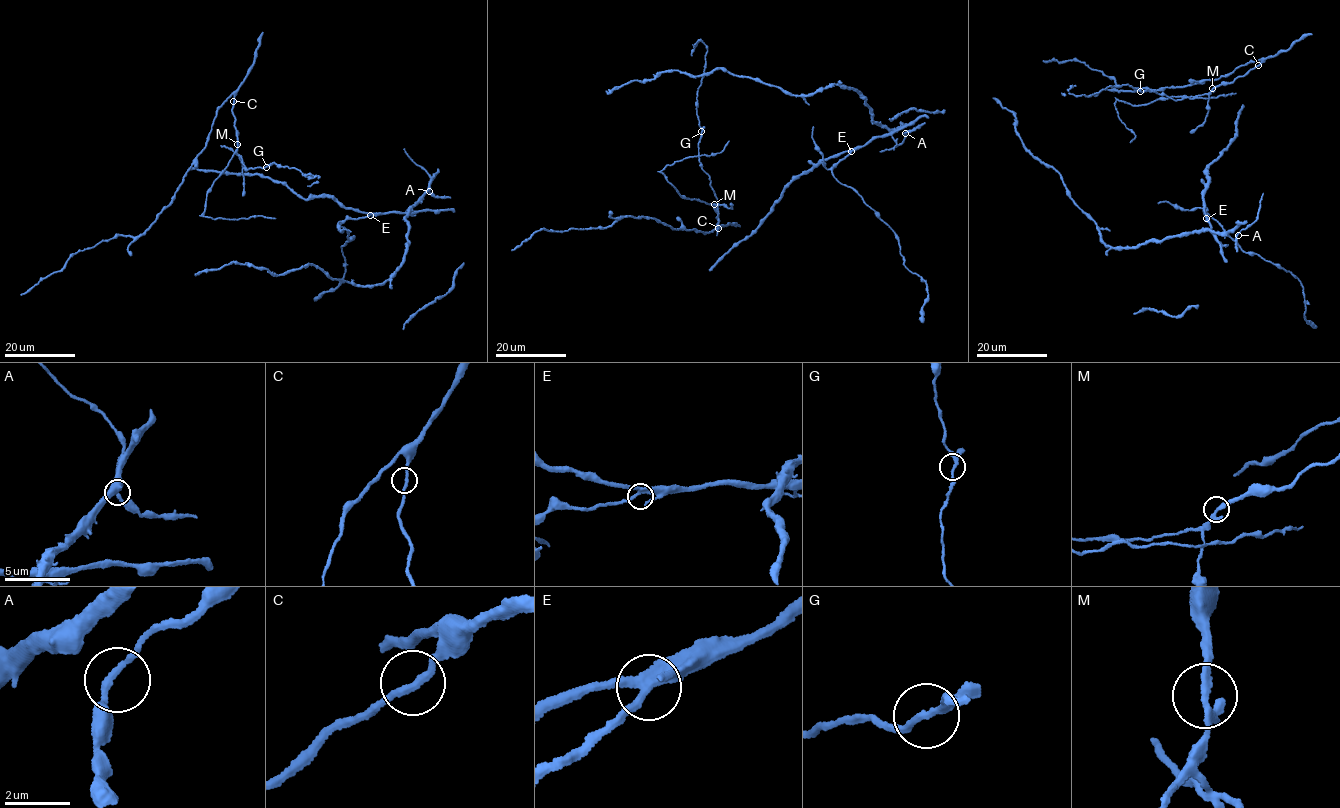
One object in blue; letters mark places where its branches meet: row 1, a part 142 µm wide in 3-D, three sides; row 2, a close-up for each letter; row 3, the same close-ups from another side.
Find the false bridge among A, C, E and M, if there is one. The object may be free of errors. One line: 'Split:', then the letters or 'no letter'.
Split: M

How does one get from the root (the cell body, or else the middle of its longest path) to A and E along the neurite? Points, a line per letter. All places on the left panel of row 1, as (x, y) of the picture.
A: (278, 182), (305, 198), (333, 197), (346, 207), (365, 213), (416, 211), (416, 205), (429, 191)
E: (278, 182), (305, 198), (333, 197), (346, 207), (370, 215)

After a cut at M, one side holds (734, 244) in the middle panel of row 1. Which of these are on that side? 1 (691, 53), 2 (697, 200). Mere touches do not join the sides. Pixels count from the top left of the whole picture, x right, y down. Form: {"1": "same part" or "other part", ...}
{"1": "other part", "2": "other part"}

